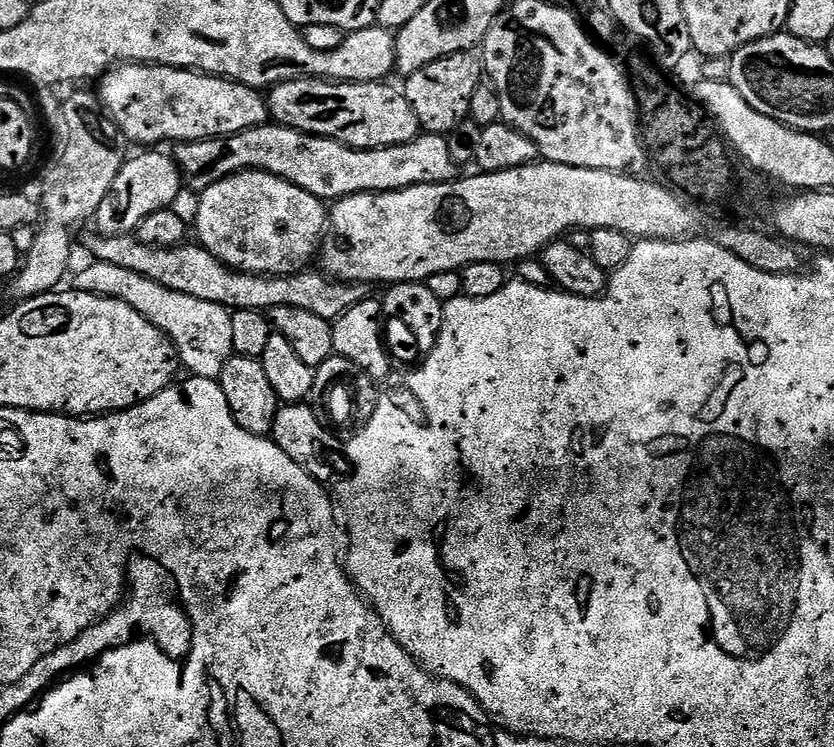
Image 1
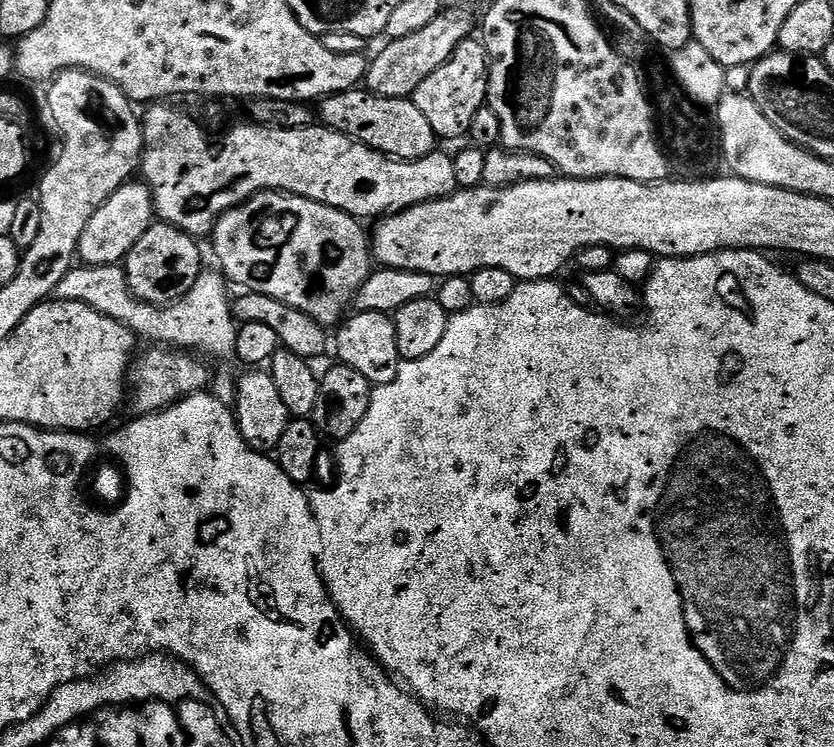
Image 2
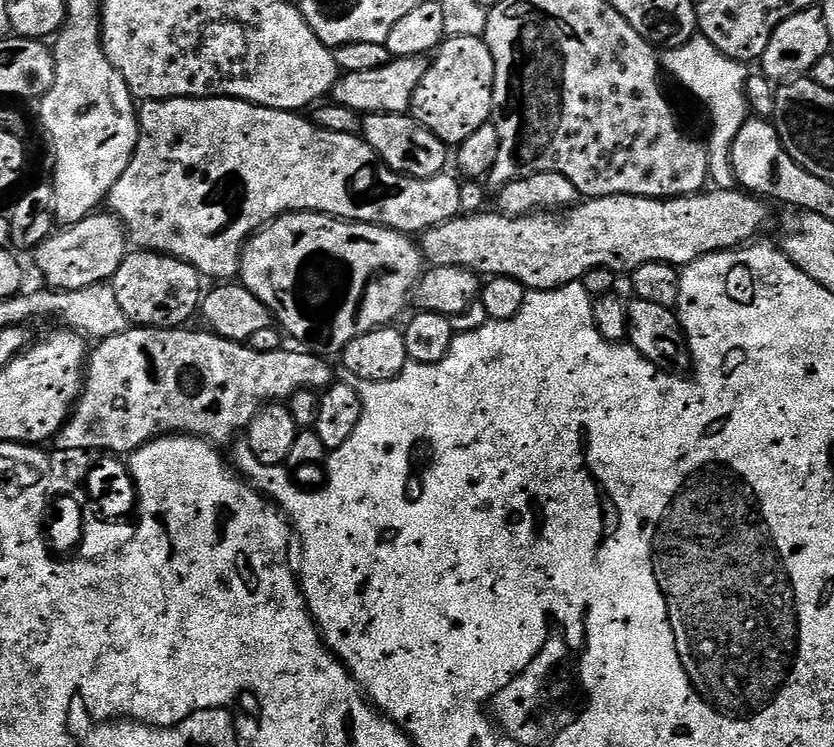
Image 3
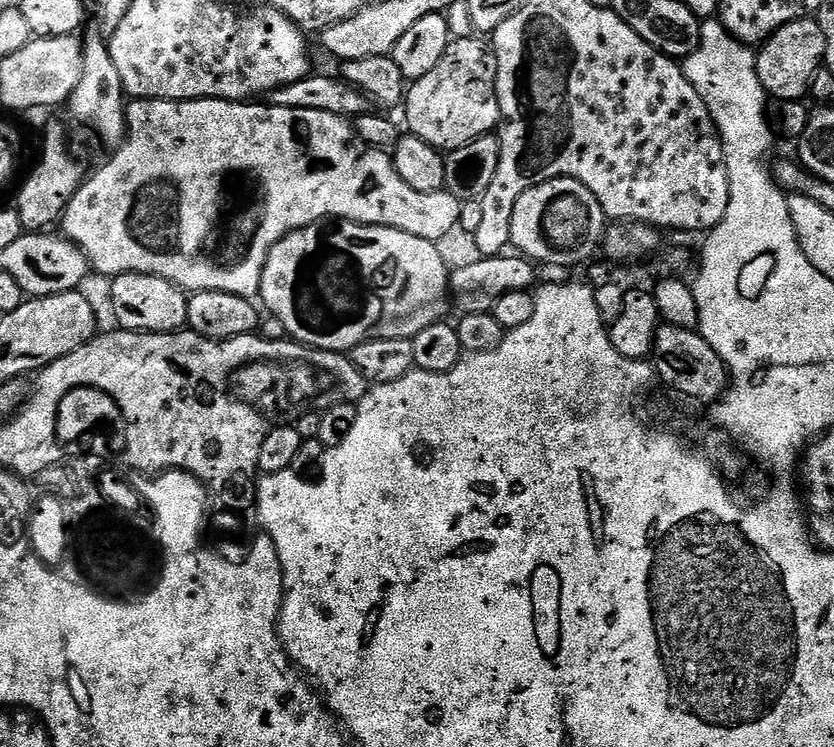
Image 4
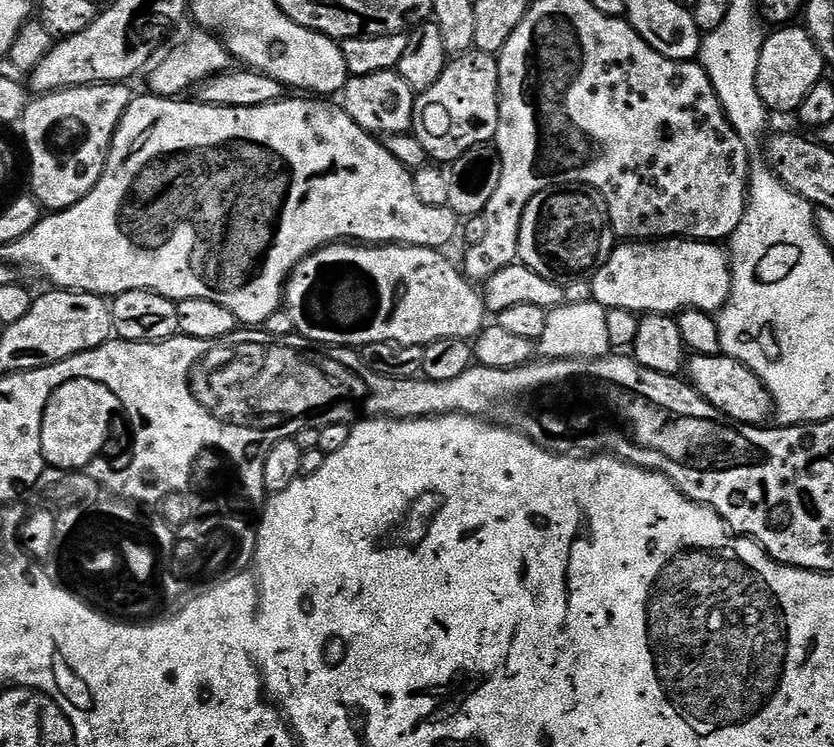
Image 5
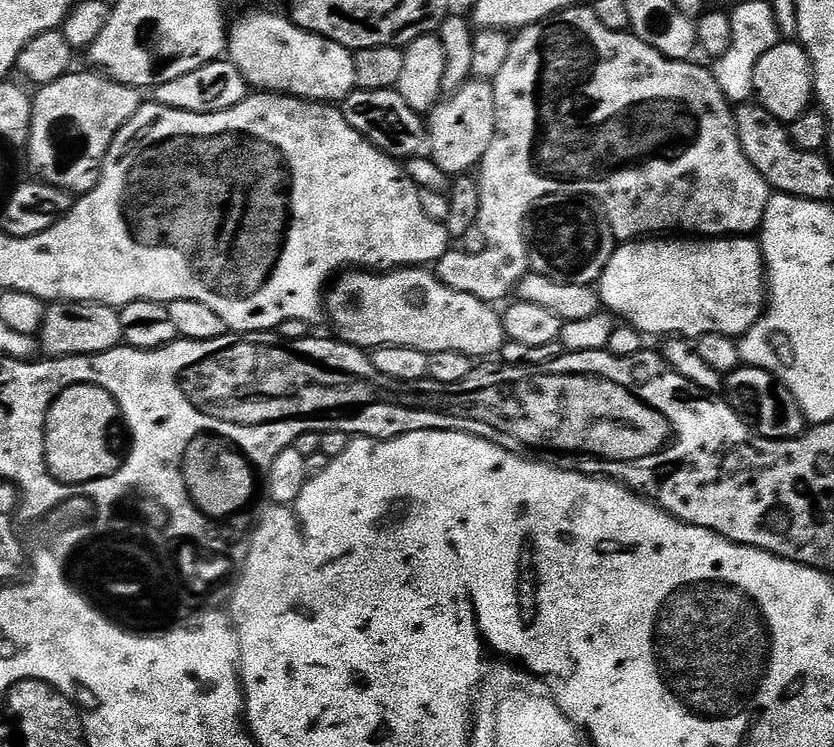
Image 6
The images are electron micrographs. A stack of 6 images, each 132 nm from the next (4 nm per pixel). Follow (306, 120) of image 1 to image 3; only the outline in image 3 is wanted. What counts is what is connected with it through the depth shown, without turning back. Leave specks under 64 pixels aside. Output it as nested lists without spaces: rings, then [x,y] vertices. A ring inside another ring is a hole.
[[[374,112],[365,115],[362,120],[362,138],[378,153],[380,163],[404,176],[413,176],[419,180],[434,178],[441,175],[447,169],[444,167],[450,164],[449,145],[430,134],[426,126],[422,126],[408,114]]]

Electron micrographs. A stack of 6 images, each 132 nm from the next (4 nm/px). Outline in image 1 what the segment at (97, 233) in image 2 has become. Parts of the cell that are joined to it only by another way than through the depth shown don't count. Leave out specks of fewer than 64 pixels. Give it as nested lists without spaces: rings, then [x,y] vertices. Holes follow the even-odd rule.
[[[144,150],[141,156],[125,159],[122,170],[118,170],[118,178],[114,178],[114,186],[110,186],[110,194],[102,198],[102,206],[98,206],[94,217],[95,231],[102,236],[127,236],[135,233],[136,227],[150,214],[163,208],[172,208],[180,196],[182,173],[180,165],[171,155],[163,156],[160,150]]]

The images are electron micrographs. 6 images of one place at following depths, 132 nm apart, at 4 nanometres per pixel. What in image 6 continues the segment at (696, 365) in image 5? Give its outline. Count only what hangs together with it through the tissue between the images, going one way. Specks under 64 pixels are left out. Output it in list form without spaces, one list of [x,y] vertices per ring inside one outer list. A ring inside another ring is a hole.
[[[741,366],[727,373],[726,396],[757,436],[767,440],[795,440],[806,431],[804,412],[798,406],[794,394],[790,394],[788,387],[766,370]]]

